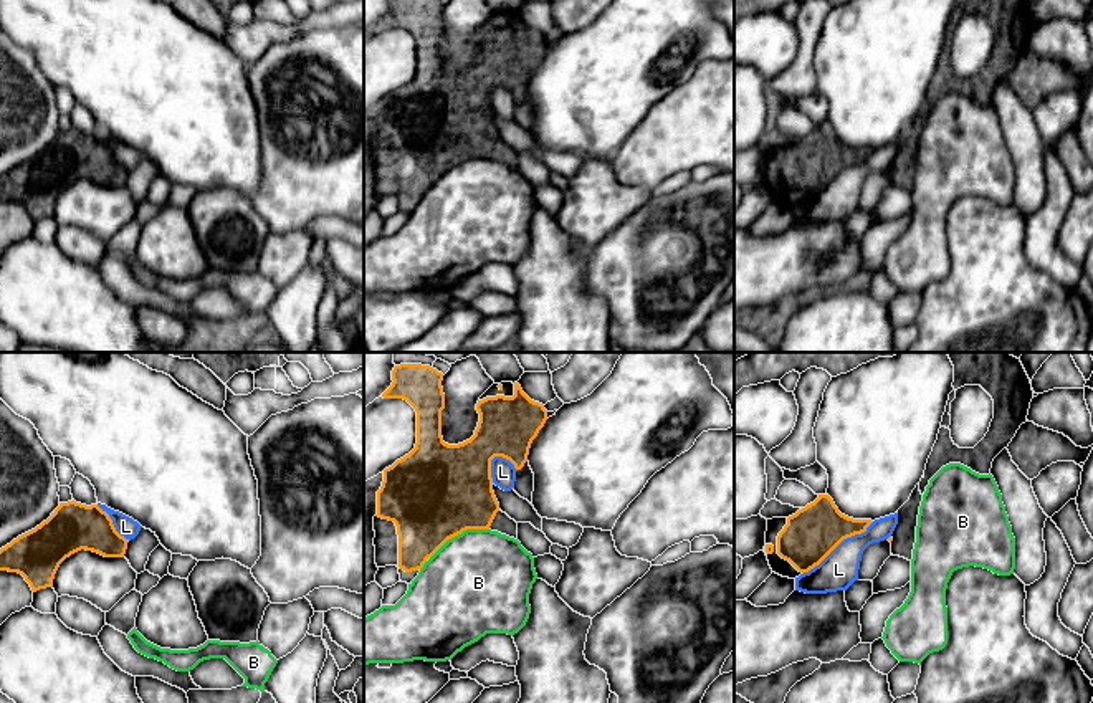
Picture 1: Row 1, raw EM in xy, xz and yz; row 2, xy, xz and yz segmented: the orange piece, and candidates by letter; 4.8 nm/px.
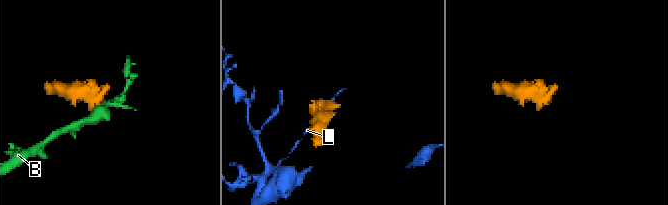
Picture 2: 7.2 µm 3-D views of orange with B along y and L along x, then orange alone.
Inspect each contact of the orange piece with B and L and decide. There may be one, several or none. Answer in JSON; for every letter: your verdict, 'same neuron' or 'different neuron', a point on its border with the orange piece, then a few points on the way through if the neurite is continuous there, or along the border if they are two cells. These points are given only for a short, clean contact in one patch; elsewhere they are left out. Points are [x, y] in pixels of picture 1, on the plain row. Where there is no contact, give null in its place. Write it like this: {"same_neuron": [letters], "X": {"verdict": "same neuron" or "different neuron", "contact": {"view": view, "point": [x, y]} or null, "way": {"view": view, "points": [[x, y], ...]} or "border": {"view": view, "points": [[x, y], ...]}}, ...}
{"same_neuron": [], "B": {"verdict": "different neuron", "contact": {"view": "xz", "point": [458, 162]}, "border": {"view": "xz", "points": [[488, 157], [463, 159], [430, 187]]}}, "L": {"verdict": "different neuron", "contact": {"view": "yz", "point": [837, 174]}}}

